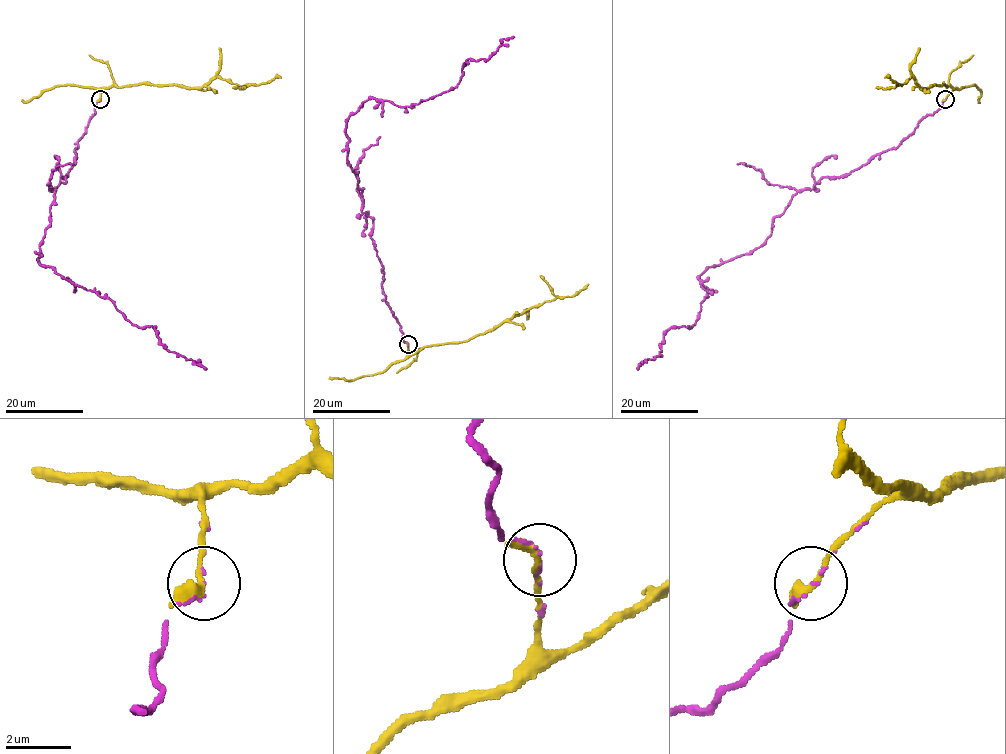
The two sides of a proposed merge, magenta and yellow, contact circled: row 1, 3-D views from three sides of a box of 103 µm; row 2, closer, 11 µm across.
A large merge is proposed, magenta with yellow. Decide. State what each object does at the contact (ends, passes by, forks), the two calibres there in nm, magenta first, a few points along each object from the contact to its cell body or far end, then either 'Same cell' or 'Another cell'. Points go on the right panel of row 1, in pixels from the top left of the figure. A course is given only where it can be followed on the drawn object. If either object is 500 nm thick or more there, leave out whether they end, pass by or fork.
At the ring magenta passes by. At the ring yellow passes by. Thickness 50 nm (magenta) against 260 nm. Course of magenta: (944, 99), (895, 148), (799, 190), (760, 247), (709, 266), (694, 324), (671, 327), (660, 354), (638, 369). Course of yellow: (944, 99), (955, 87), (943, 83), (921, 87), (910, 78), (901, 85), (889, 77), (885, 78). Same cell

